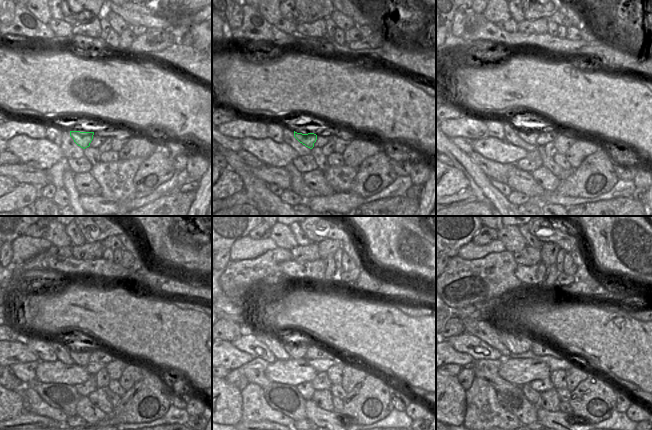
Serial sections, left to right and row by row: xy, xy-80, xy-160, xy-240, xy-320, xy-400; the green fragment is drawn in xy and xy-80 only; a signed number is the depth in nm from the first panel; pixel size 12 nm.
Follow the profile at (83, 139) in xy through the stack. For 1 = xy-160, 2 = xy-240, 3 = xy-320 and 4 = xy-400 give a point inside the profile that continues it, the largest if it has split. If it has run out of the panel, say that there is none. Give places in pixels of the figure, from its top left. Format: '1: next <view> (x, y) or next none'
1: next xy-160 (530, 136)
2: next xy-240 (81, 358)
3: next xy-320 (297, 349)
4: next xy-400 (515, 343)

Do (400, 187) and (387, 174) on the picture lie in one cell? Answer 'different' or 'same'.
different

